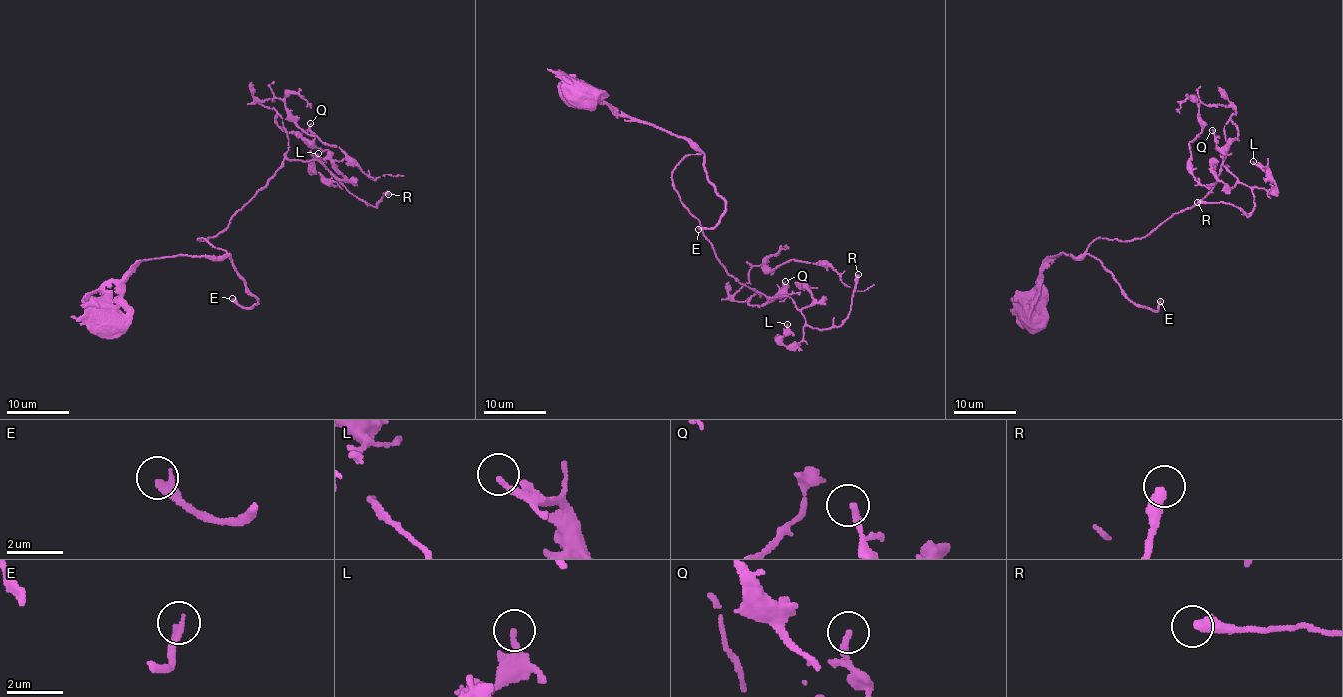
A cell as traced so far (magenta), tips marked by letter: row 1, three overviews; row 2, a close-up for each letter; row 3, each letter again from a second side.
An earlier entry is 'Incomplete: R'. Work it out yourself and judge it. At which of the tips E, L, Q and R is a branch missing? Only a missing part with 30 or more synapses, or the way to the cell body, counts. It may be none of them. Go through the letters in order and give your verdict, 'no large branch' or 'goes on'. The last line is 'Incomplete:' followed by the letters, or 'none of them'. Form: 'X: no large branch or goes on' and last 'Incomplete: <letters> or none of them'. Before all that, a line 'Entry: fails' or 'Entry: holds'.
Entry: fails
E: goes on
L: no large branch
Q: no large branch
R: no large branch
Incomplete: E

